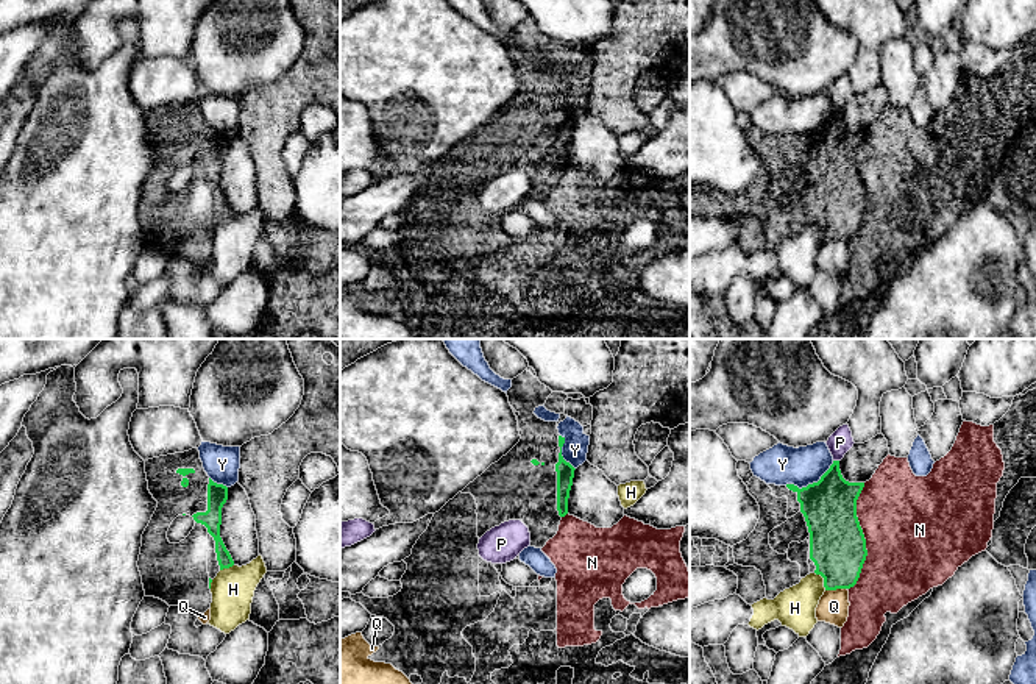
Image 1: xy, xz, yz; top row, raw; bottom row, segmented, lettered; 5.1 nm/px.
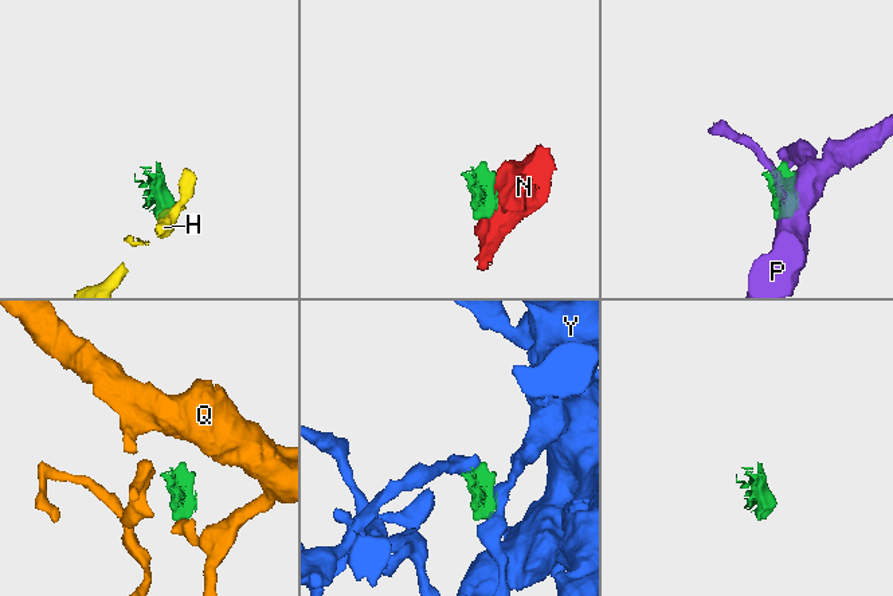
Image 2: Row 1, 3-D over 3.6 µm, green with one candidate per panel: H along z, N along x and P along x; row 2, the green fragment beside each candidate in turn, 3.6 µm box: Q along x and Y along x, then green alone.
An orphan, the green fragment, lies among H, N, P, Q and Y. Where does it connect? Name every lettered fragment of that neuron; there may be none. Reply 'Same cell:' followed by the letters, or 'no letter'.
Same cell: no letter

